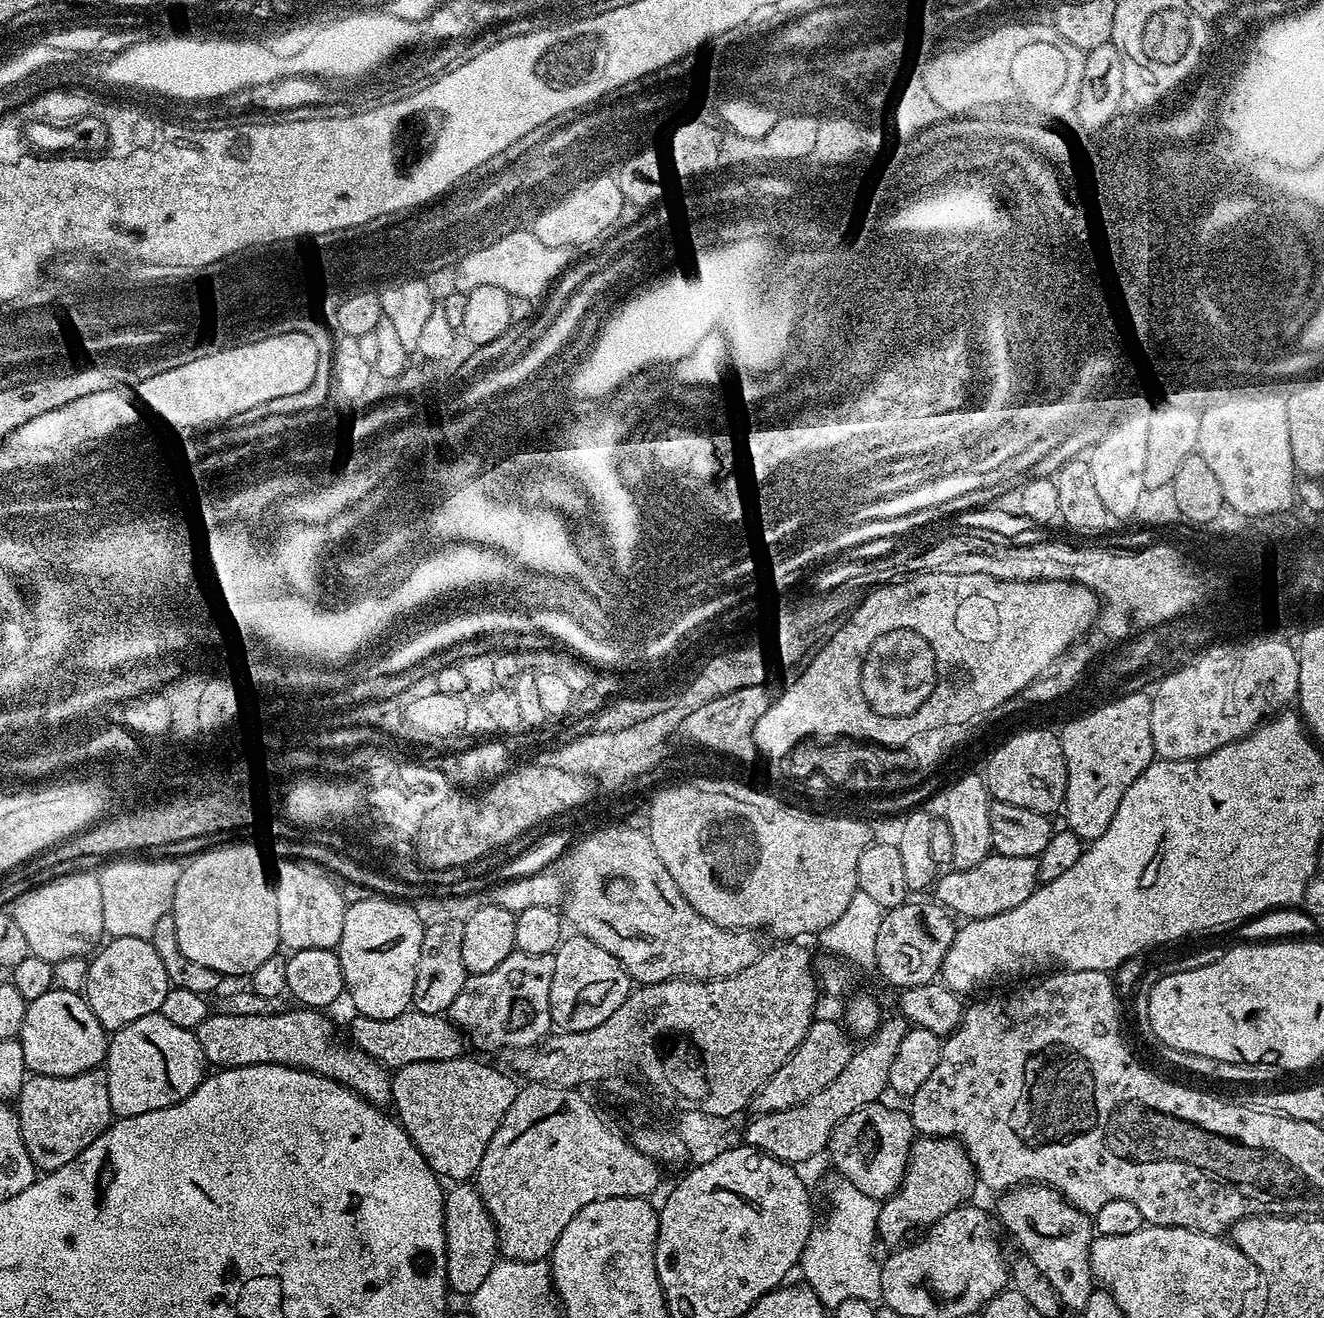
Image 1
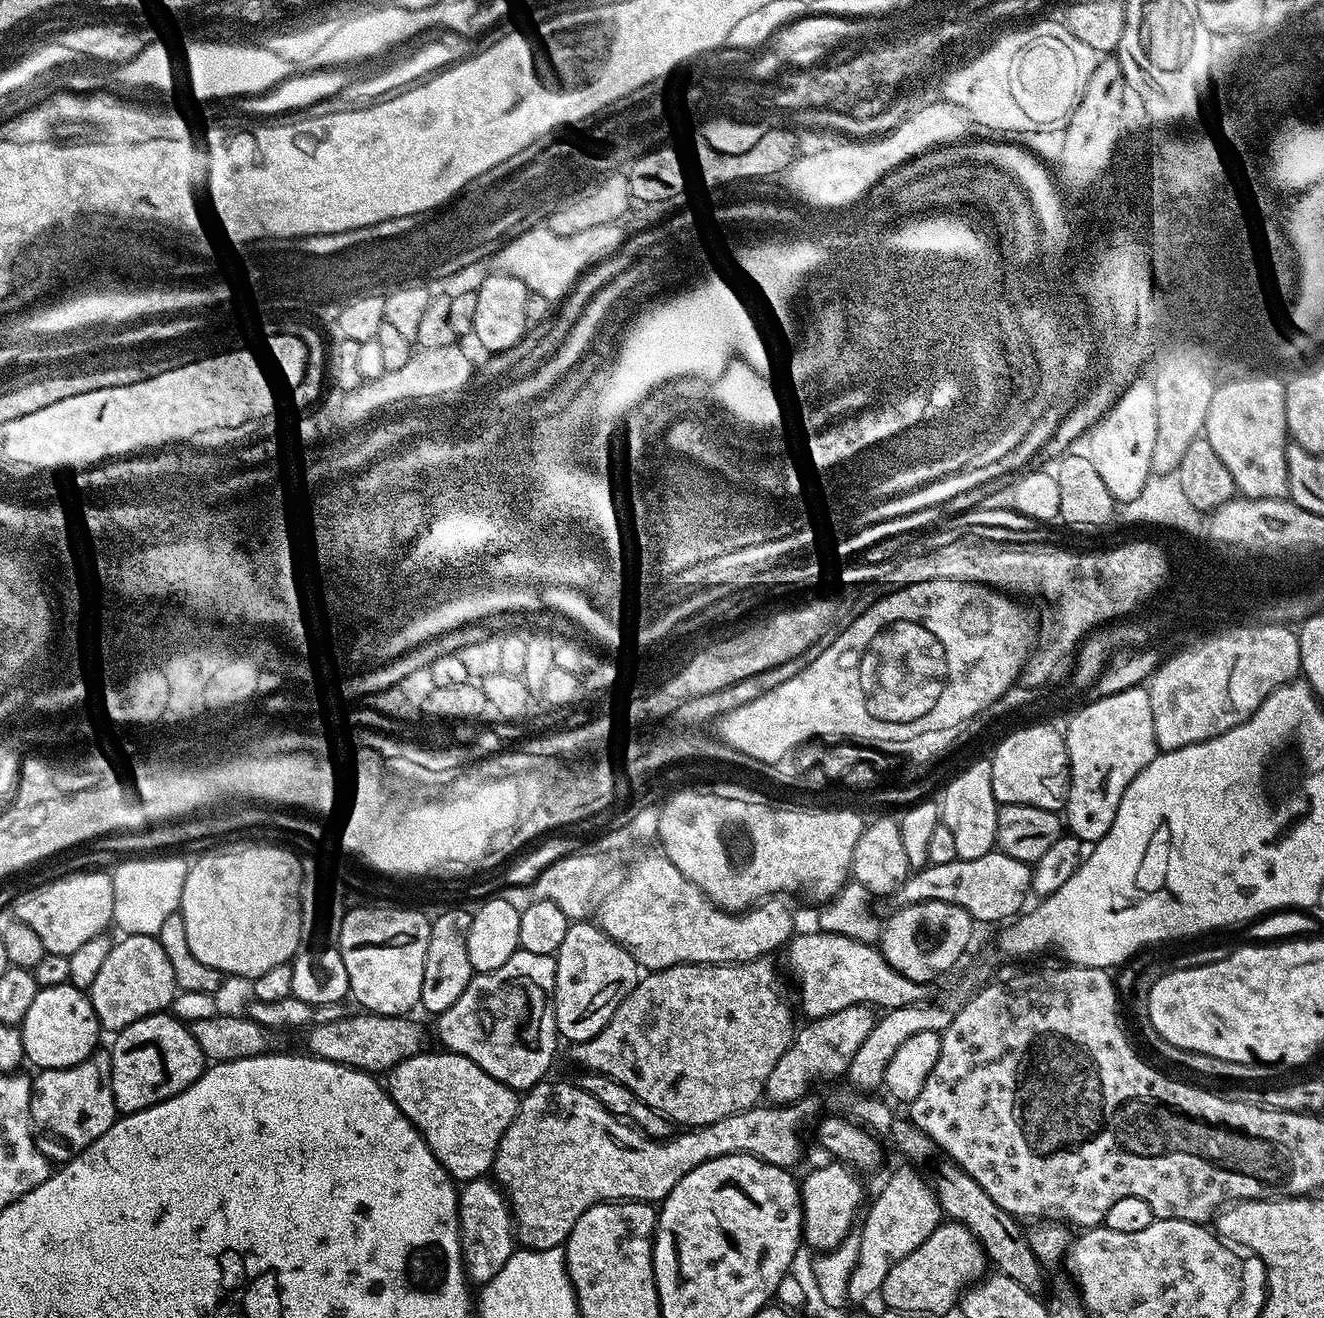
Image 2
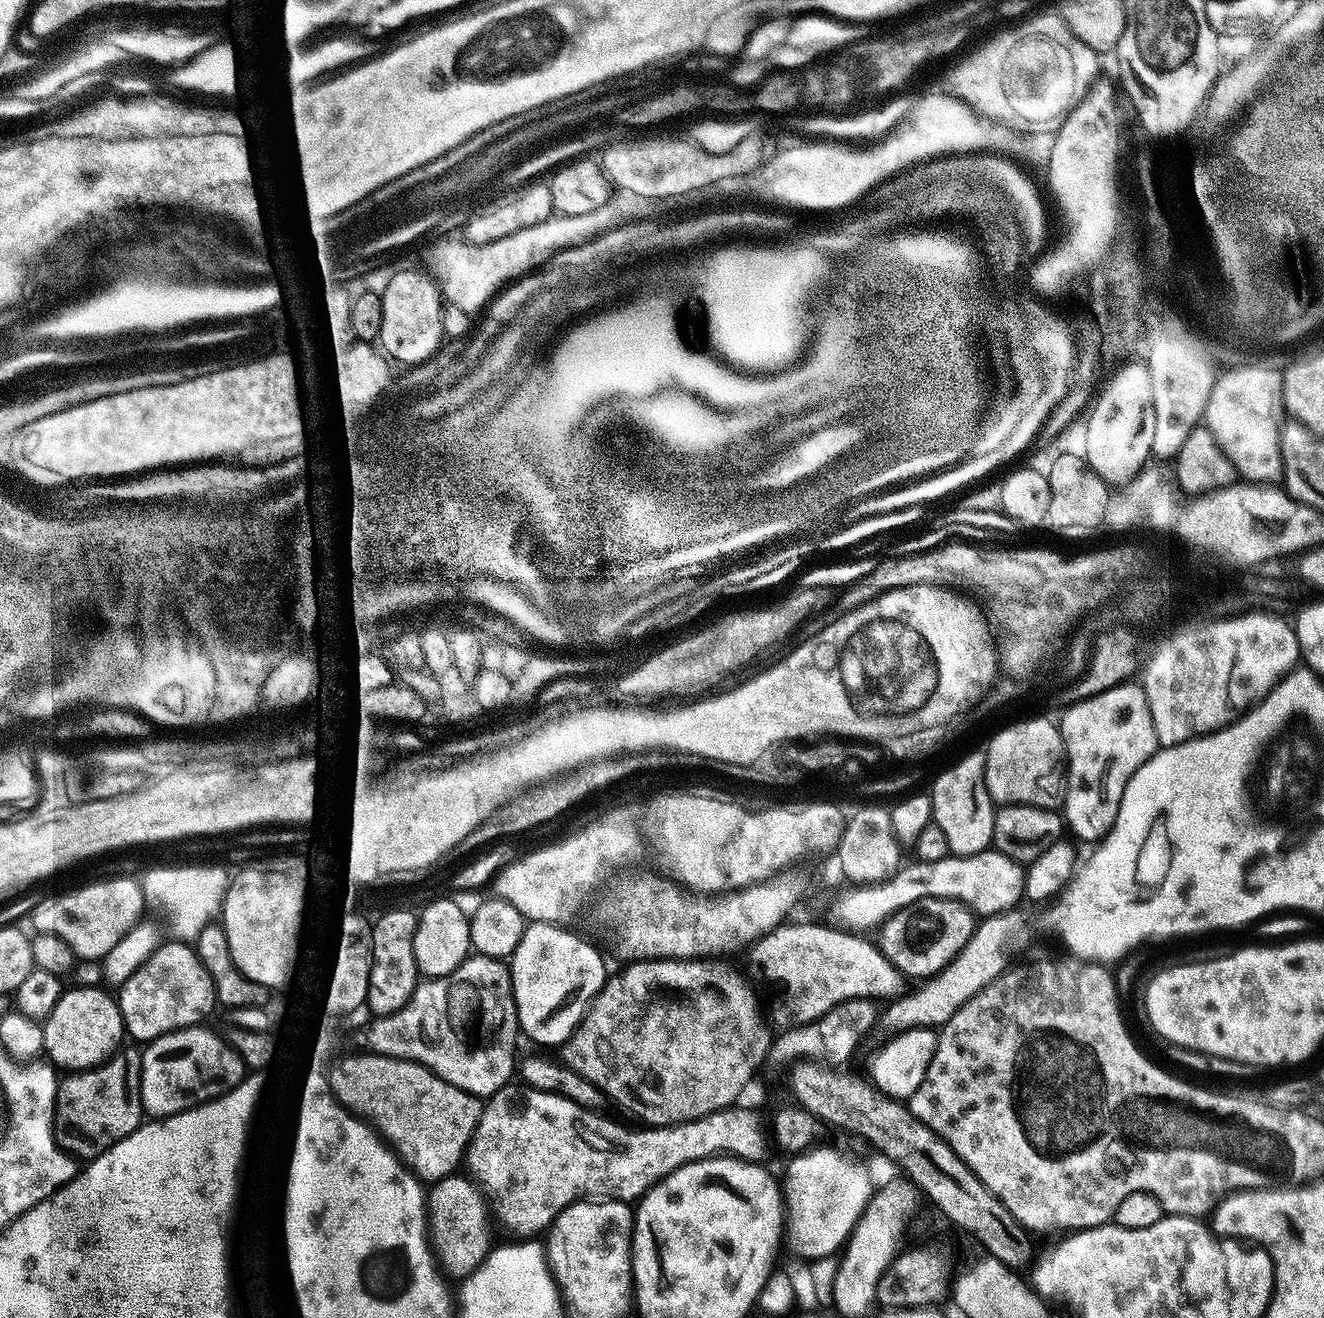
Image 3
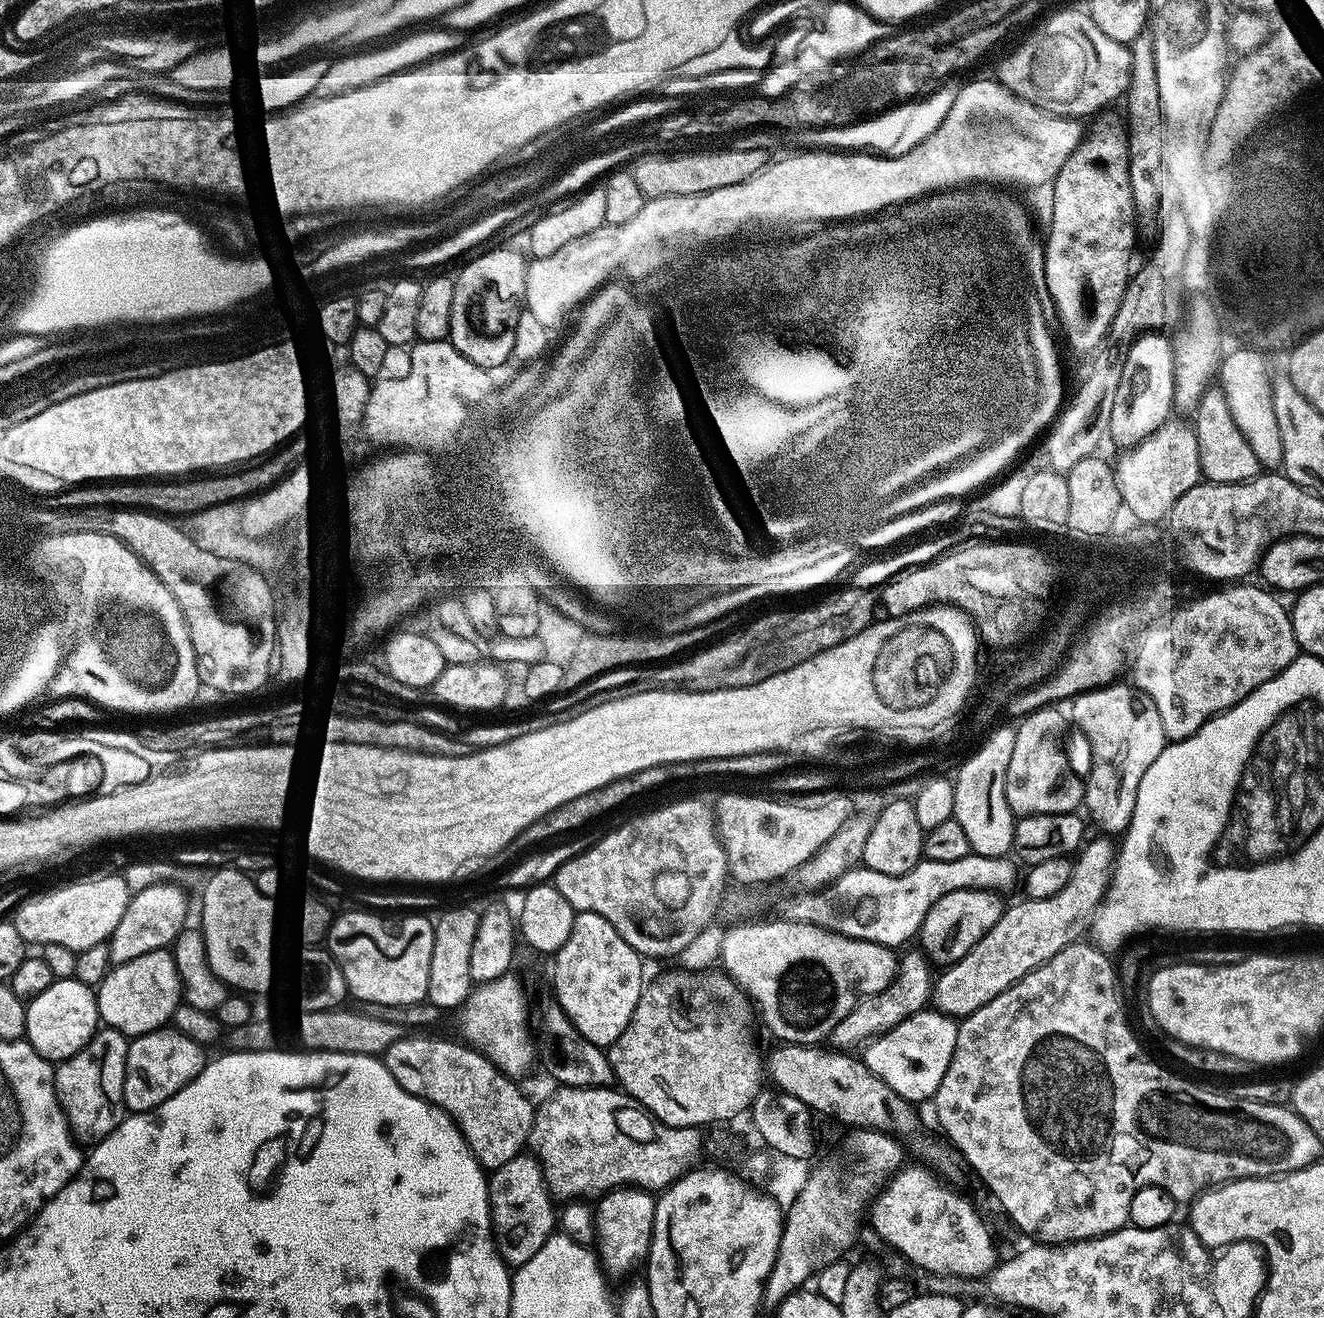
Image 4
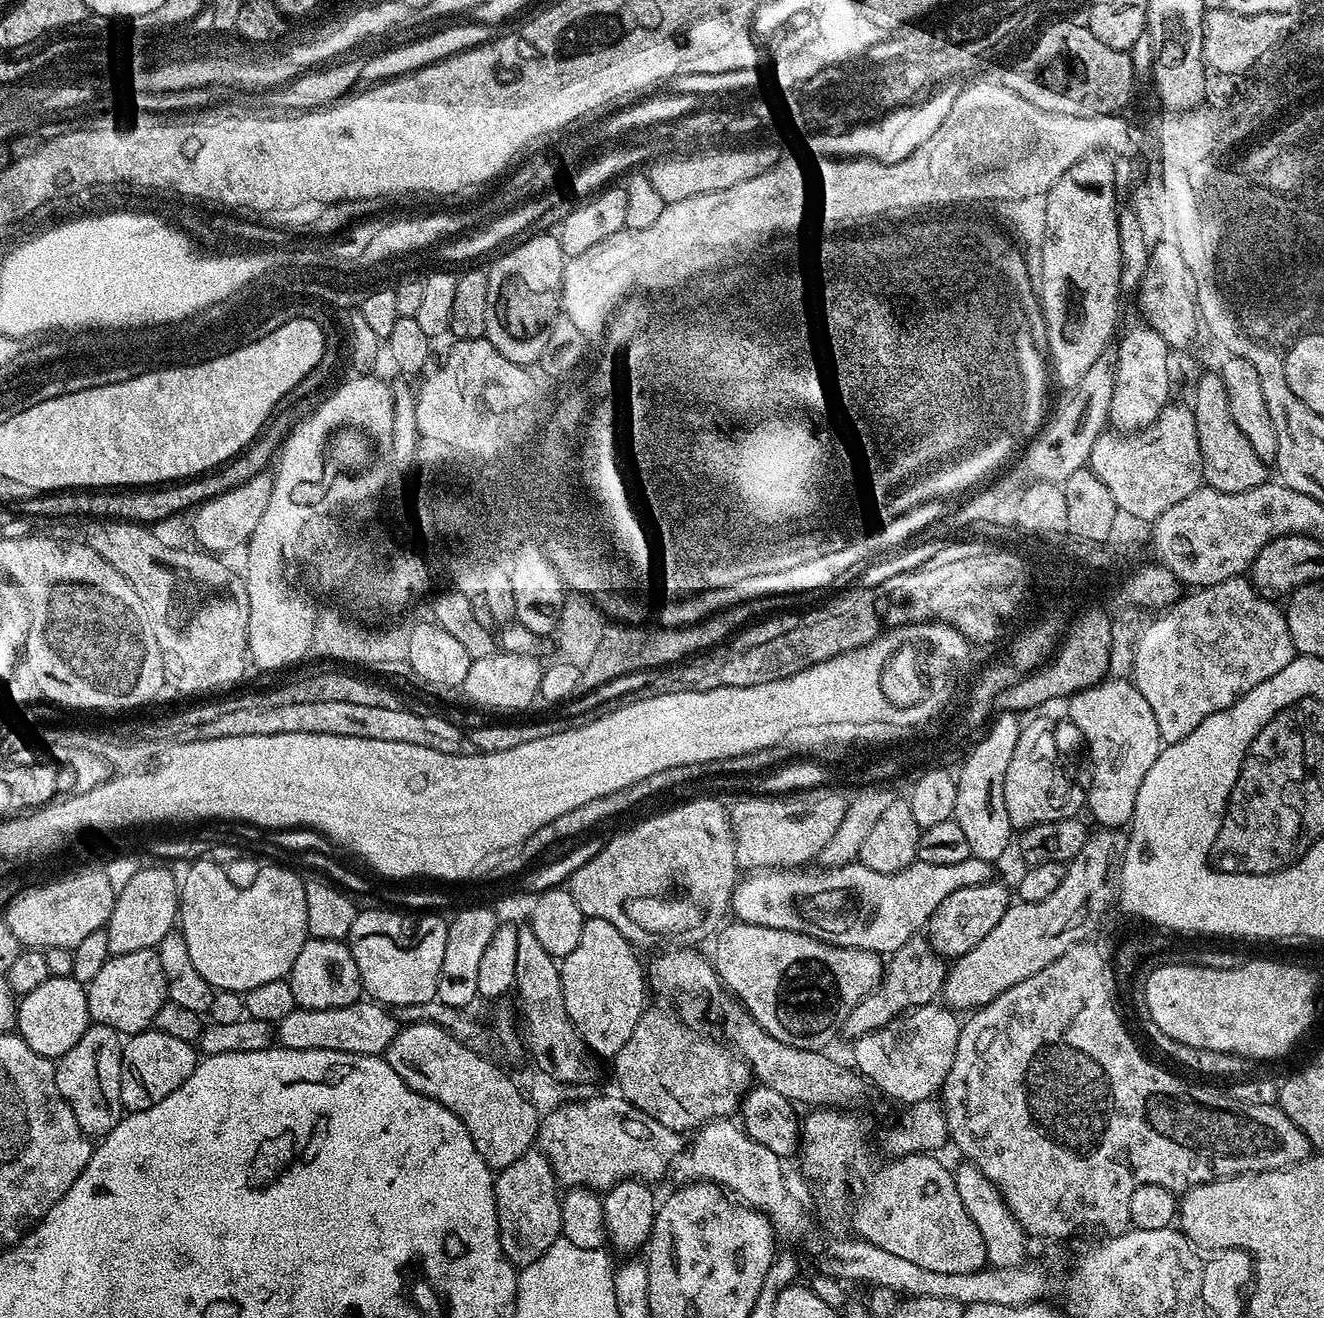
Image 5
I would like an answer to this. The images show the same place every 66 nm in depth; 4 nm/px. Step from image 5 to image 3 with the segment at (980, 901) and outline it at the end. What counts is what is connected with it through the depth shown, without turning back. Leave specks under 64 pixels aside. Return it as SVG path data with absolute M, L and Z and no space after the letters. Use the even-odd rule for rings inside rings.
M931 896L885 921L878 934L878 947L905 977L937 976L964 949L966 942L970 942L977 923L973 910L962 901Z

